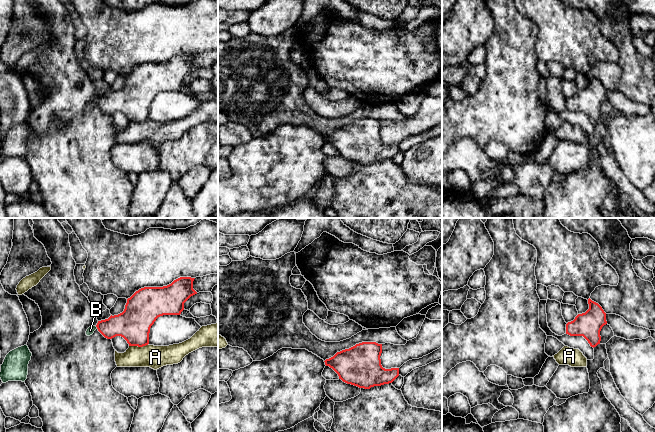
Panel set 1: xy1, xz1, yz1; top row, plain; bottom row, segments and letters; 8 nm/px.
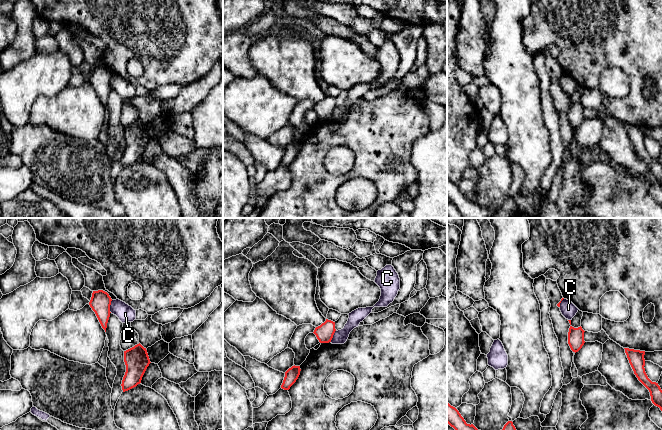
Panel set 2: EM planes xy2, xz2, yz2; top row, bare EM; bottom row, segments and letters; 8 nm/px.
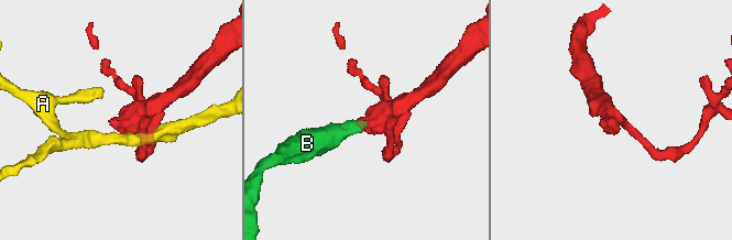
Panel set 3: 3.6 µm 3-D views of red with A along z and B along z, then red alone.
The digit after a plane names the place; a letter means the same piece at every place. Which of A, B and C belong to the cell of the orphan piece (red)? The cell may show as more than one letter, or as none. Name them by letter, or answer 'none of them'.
B

